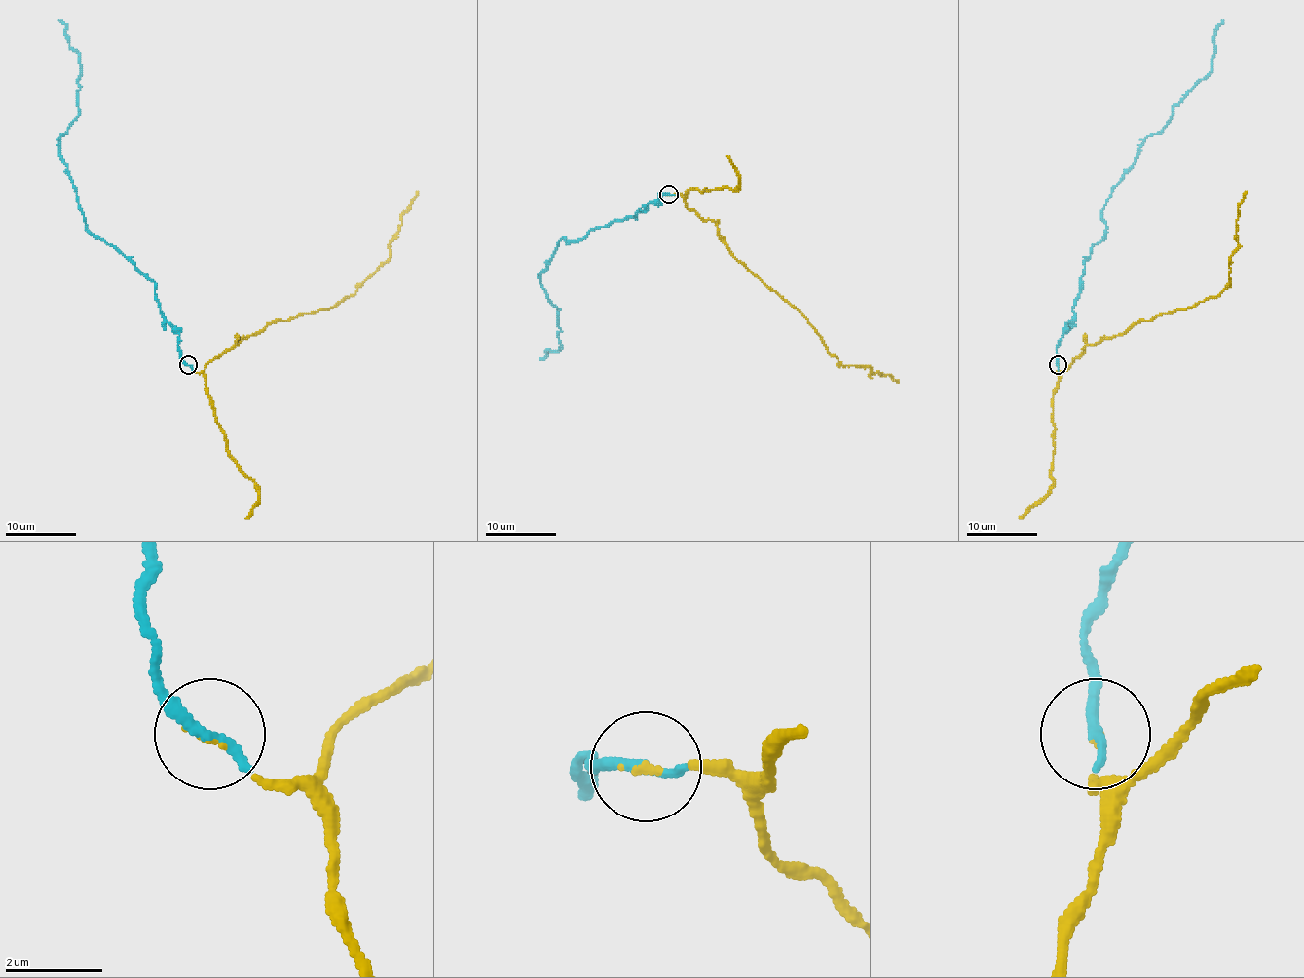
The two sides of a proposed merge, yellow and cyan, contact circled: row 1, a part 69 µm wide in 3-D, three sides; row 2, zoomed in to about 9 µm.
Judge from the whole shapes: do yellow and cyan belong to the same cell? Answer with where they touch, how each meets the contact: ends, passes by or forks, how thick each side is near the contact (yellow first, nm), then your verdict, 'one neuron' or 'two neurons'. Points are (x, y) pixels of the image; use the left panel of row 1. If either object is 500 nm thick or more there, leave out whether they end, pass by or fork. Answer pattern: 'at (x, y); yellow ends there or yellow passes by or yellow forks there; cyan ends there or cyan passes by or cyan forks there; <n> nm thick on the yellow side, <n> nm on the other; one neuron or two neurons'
at (188, 365); yellow ends there; cyan ends there; 70 nm thick on the yellow side, 300 nm on the other; one neuron

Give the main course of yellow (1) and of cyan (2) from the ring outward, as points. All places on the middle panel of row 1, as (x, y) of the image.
1: (669, 195), (717, 225), (726, 248), (786, 300), (843, 365), (870, 367), (870, 374), (898, 382)
2: (669, 195), (660, 193), (635, 218), (559, 242), (540, 278), (548, 300), (559, 308), (561, 349), (540, 360)

